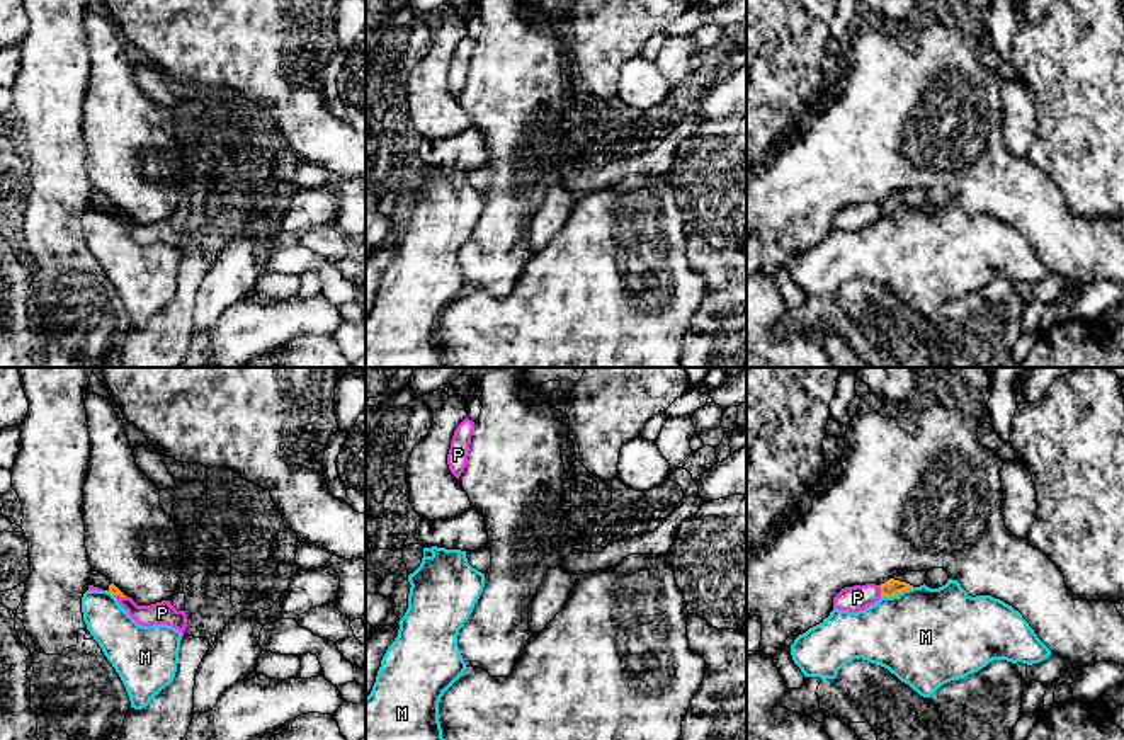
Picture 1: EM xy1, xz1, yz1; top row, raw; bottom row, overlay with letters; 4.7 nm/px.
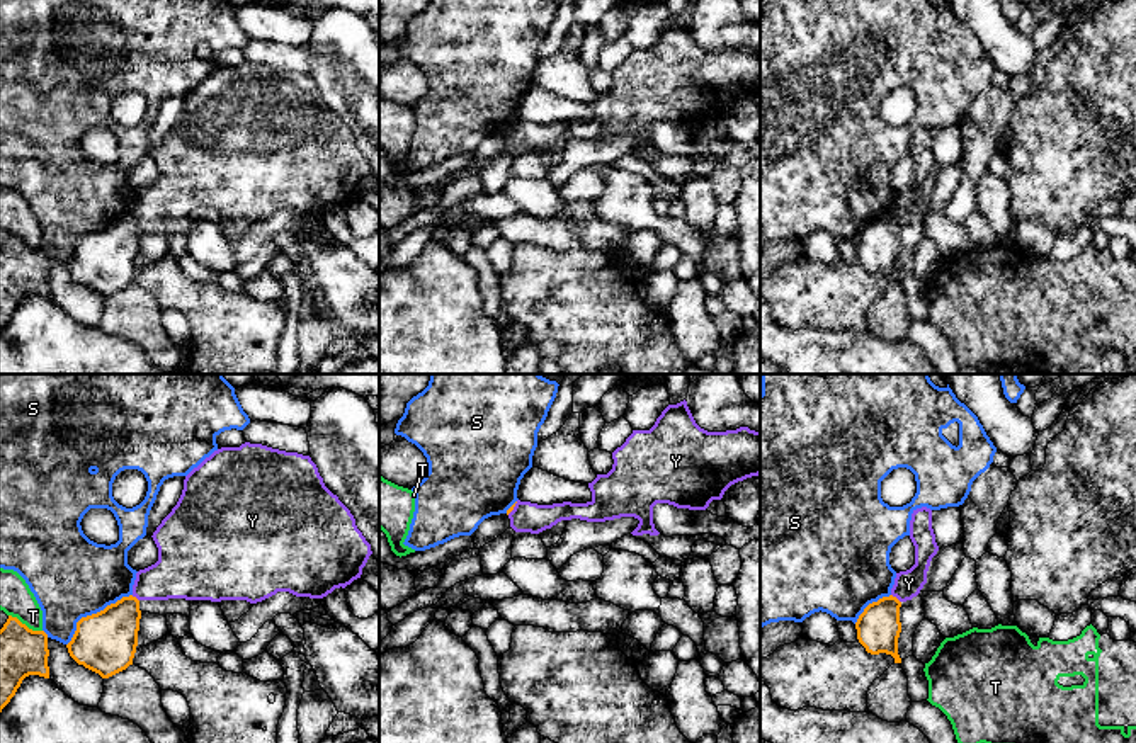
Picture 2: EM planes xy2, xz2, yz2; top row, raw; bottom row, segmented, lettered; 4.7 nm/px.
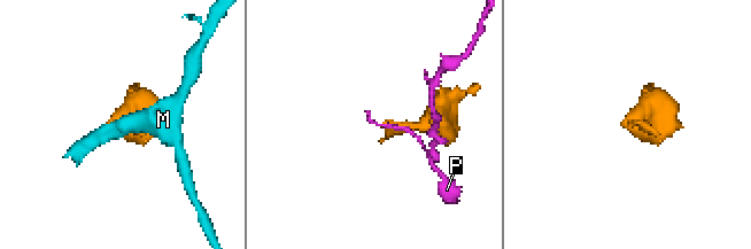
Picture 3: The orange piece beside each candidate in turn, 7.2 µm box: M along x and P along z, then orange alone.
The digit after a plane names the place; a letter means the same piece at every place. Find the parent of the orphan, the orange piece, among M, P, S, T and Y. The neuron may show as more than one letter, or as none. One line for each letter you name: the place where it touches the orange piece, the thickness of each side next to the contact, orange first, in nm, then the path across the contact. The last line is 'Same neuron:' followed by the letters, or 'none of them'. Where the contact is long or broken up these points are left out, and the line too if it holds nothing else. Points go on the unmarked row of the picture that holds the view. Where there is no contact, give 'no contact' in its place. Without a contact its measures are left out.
Same neuron: none of them

